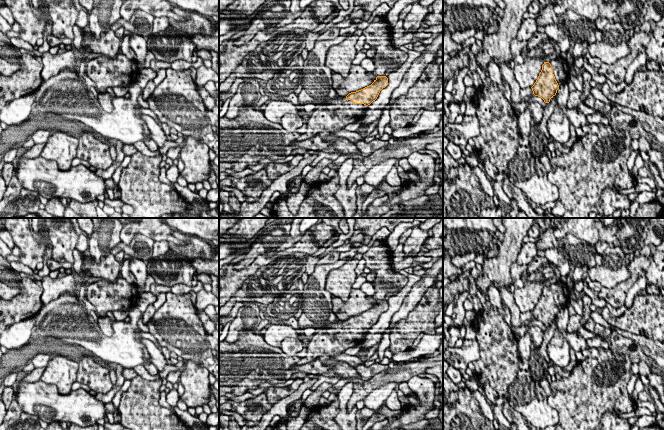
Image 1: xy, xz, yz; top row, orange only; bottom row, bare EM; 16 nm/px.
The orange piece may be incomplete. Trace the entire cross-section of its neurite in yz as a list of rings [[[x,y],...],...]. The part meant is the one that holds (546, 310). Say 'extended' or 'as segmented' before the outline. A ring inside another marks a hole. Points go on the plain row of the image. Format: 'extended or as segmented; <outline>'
extended; [[[557,281],[551,286],[544,286],[538,303],[531,311],[535,320],[541,321],[545,327],[549,327],[559,311],[567,307],[570,292],[562,281]]]

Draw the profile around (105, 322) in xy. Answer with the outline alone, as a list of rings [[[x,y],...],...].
[[[102,316],[98,318],[98,325],[99,328],[104,336],[110,337],[113,335],[113,327],[112,324],[114,323],[114,319],[109,316]]]

